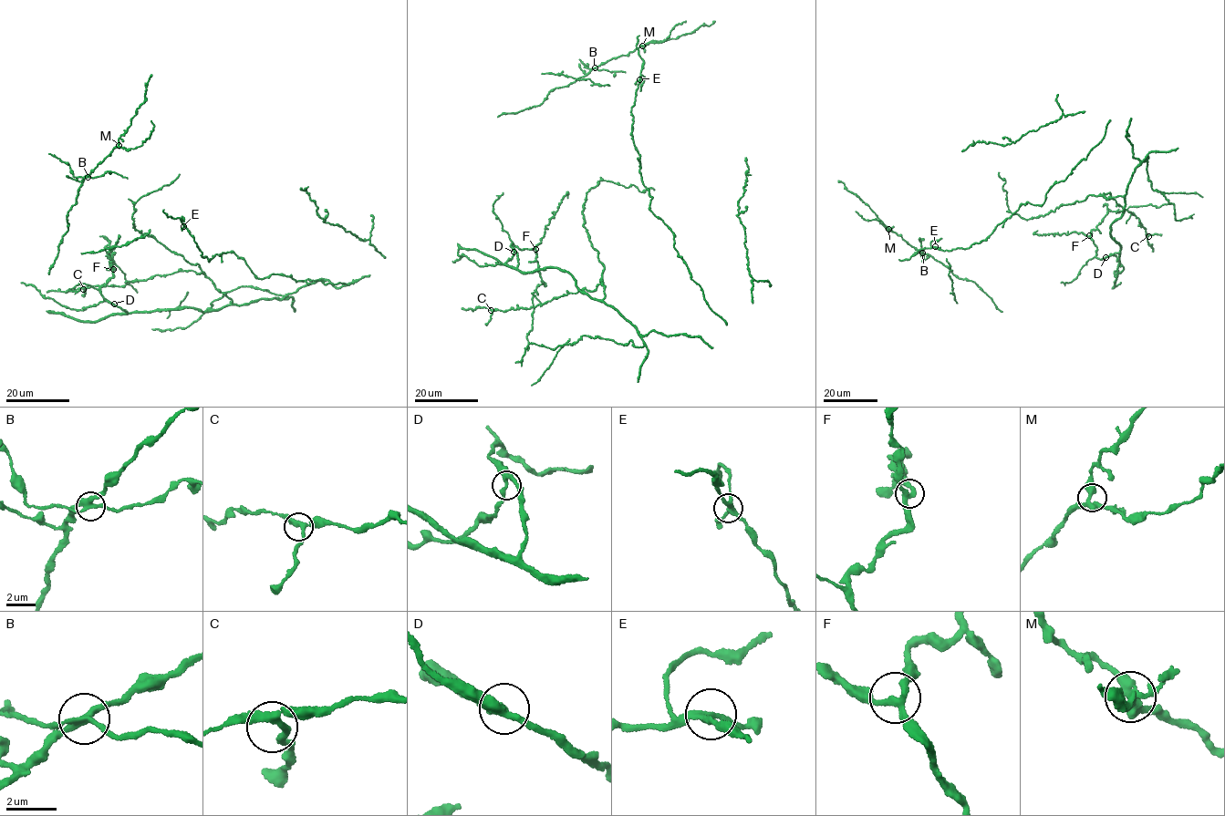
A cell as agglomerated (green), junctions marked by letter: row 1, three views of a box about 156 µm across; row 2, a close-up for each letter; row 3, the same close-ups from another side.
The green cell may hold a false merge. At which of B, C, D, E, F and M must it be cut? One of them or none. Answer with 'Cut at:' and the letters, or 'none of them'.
Cut at: B

